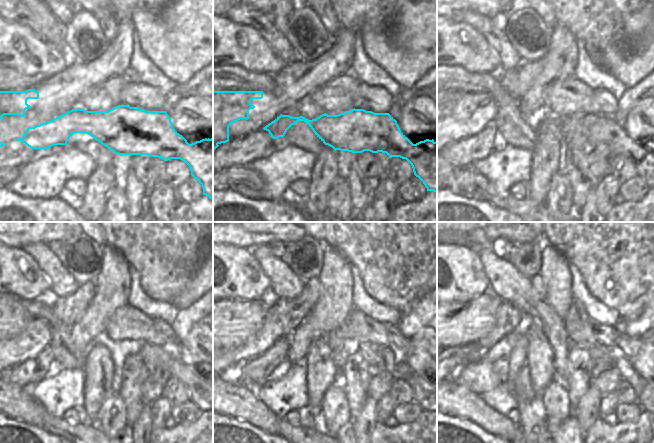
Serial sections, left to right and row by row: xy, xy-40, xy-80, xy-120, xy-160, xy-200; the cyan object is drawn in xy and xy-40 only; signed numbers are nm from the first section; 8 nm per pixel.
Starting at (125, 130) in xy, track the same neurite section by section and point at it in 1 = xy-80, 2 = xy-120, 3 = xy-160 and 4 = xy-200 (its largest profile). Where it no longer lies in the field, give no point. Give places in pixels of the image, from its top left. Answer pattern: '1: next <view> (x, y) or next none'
1: next xy-80 (596, 129)
2: next xy-120 (192, 381)
3: next xy-160 (416, 382)
4: next xy-200 (640, 400)

